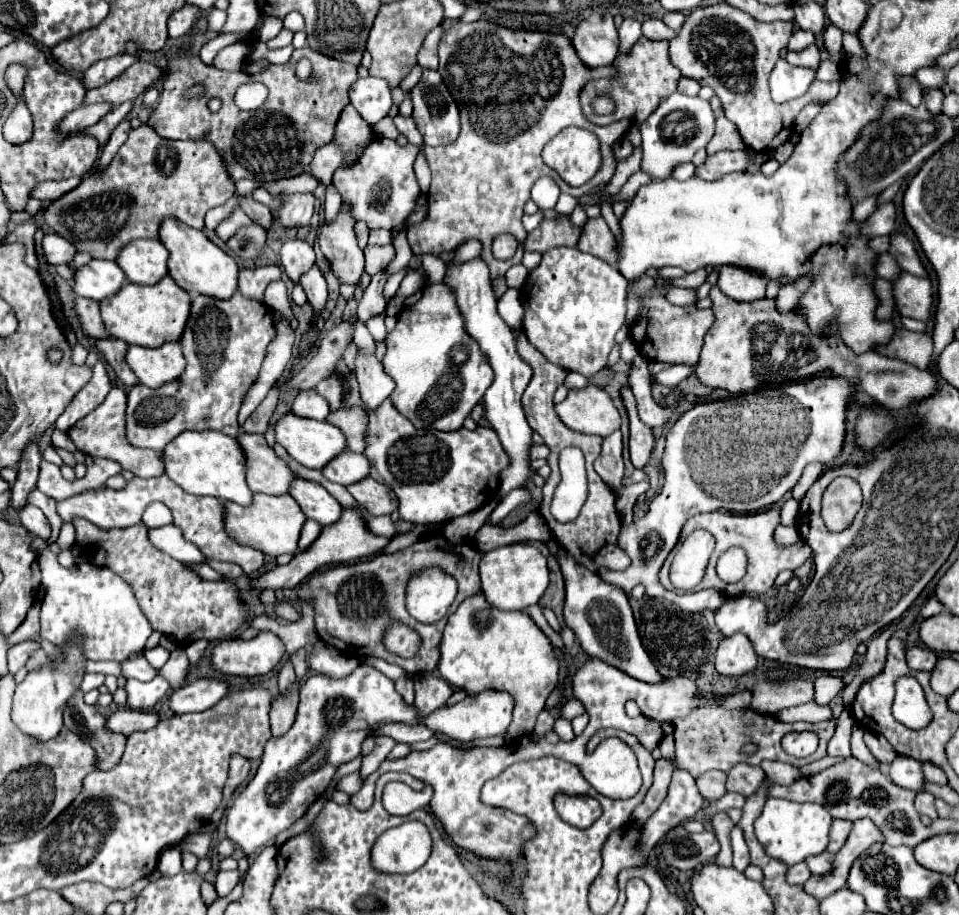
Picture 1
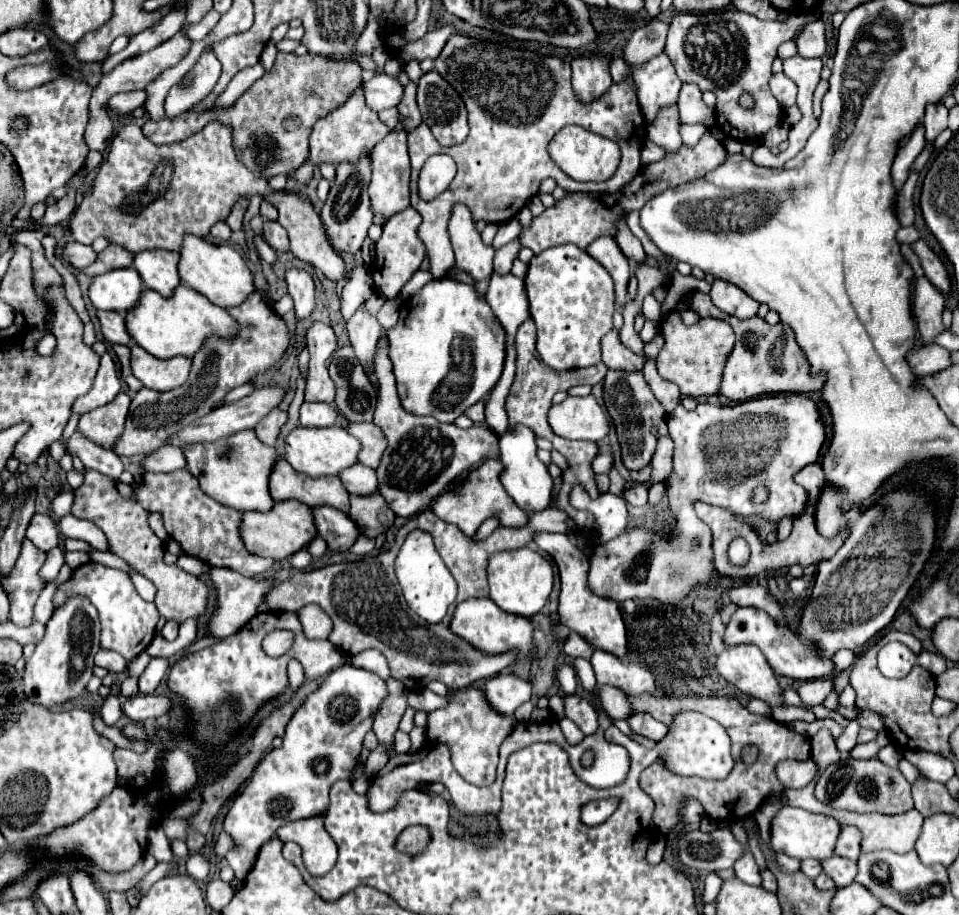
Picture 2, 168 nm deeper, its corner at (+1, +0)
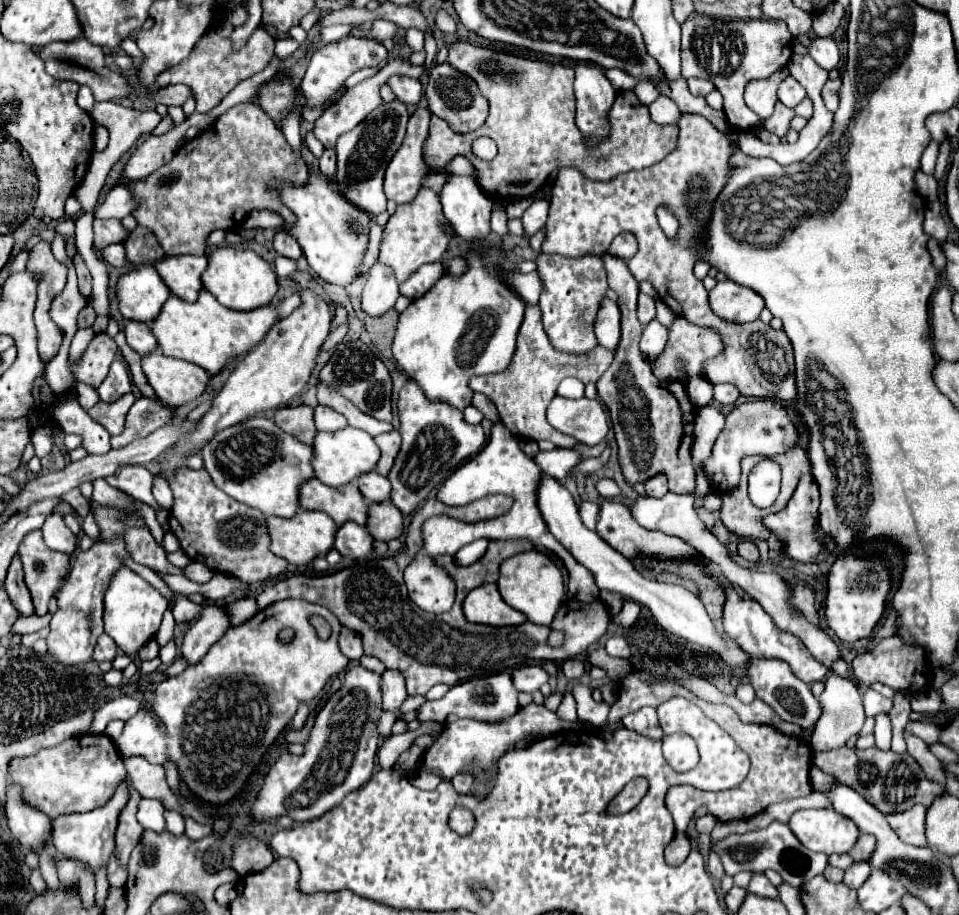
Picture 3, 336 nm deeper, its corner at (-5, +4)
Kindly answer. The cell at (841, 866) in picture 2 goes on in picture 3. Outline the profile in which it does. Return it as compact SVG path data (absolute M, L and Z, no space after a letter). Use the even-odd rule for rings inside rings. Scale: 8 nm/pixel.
M854 863L846 875L844 875L844 883L850 887L850 889L860 889L862 883L870 877L870 865L868 863Z

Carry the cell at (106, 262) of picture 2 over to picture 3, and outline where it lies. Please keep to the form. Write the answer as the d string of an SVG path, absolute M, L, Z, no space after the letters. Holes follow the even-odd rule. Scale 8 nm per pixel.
M138 225L132 231L132 235L124 243L124 247L130 253L128 261L132 265L148 265L148 263L156 263L164 257L156 235L148 227L142 227L142 225Z

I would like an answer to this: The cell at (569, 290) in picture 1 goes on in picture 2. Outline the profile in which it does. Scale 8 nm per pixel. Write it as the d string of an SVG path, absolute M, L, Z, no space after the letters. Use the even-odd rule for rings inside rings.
M558 245L532 257L524 283L530 315L538 329L536 351L540 359L556 371L600 363L600 341L612 331L612 315L616 311L614 283L608 271L580 247Z

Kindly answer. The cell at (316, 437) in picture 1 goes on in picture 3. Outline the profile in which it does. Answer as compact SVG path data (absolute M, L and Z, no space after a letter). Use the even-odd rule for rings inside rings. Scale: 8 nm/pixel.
M346 427L344 431L336 431L336 433L318 433L312 447L316 451L316 459L314 459L316 477L334 489L352 483L354 479L358 479L368 471L374 471L380 459L380 447L374 443L374 439L366 431L354 427Z

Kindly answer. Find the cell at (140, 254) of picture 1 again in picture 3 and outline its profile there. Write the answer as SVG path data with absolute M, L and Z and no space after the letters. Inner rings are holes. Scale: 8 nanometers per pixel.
M174 255L156 263L156 271L176 297L194 303L198 291L202 291L202 271L206 269L206 263L206 255Z

